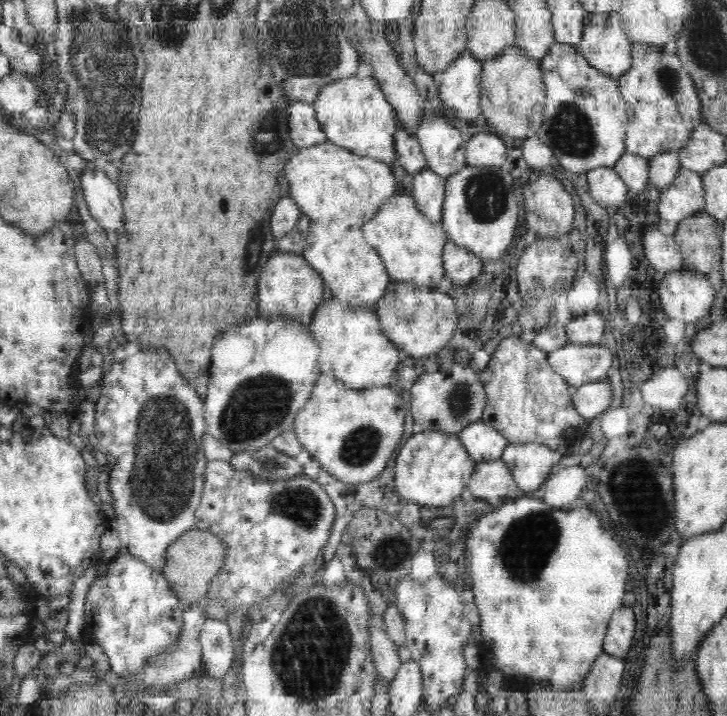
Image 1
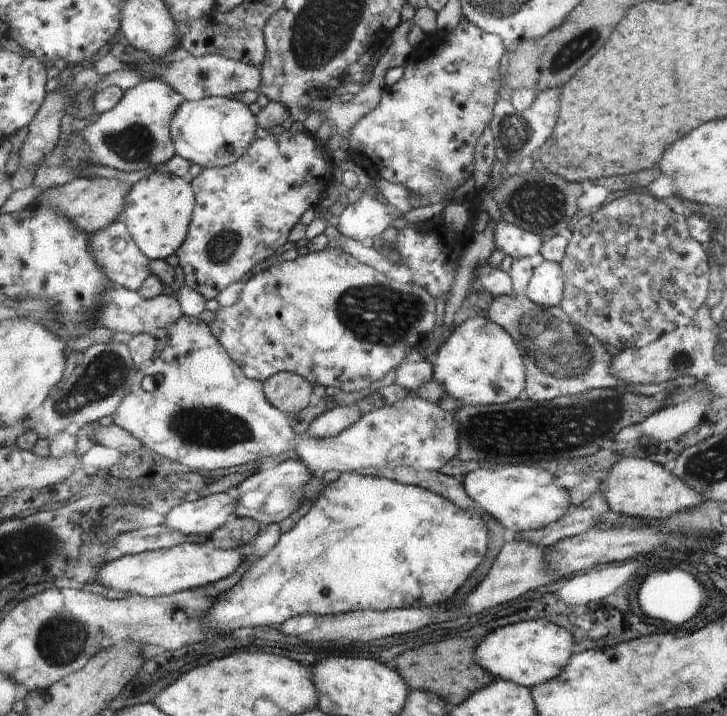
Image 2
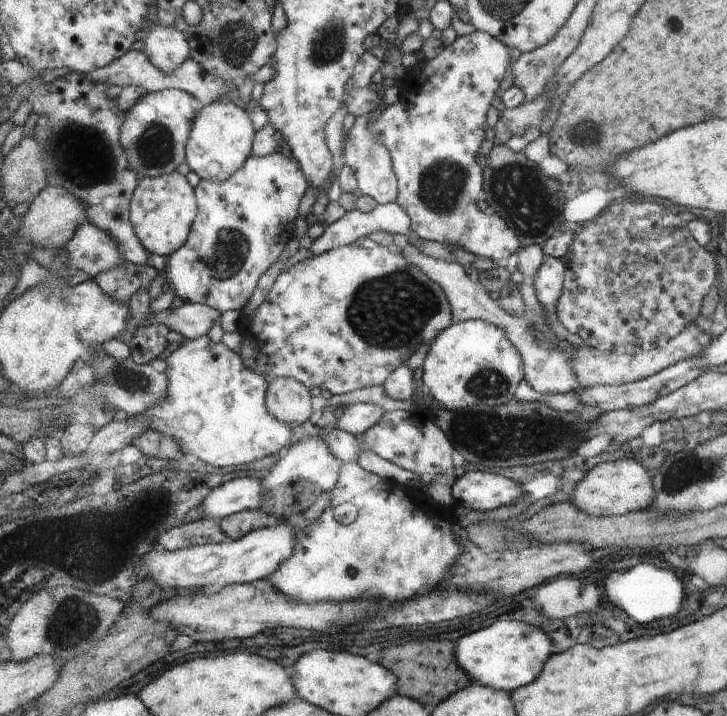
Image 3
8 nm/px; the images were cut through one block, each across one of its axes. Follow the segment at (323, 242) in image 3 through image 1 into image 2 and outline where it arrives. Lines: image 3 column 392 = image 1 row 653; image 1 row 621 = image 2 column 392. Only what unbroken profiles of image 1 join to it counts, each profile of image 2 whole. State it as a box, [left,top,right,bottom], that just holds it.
[336,180,396,241]

